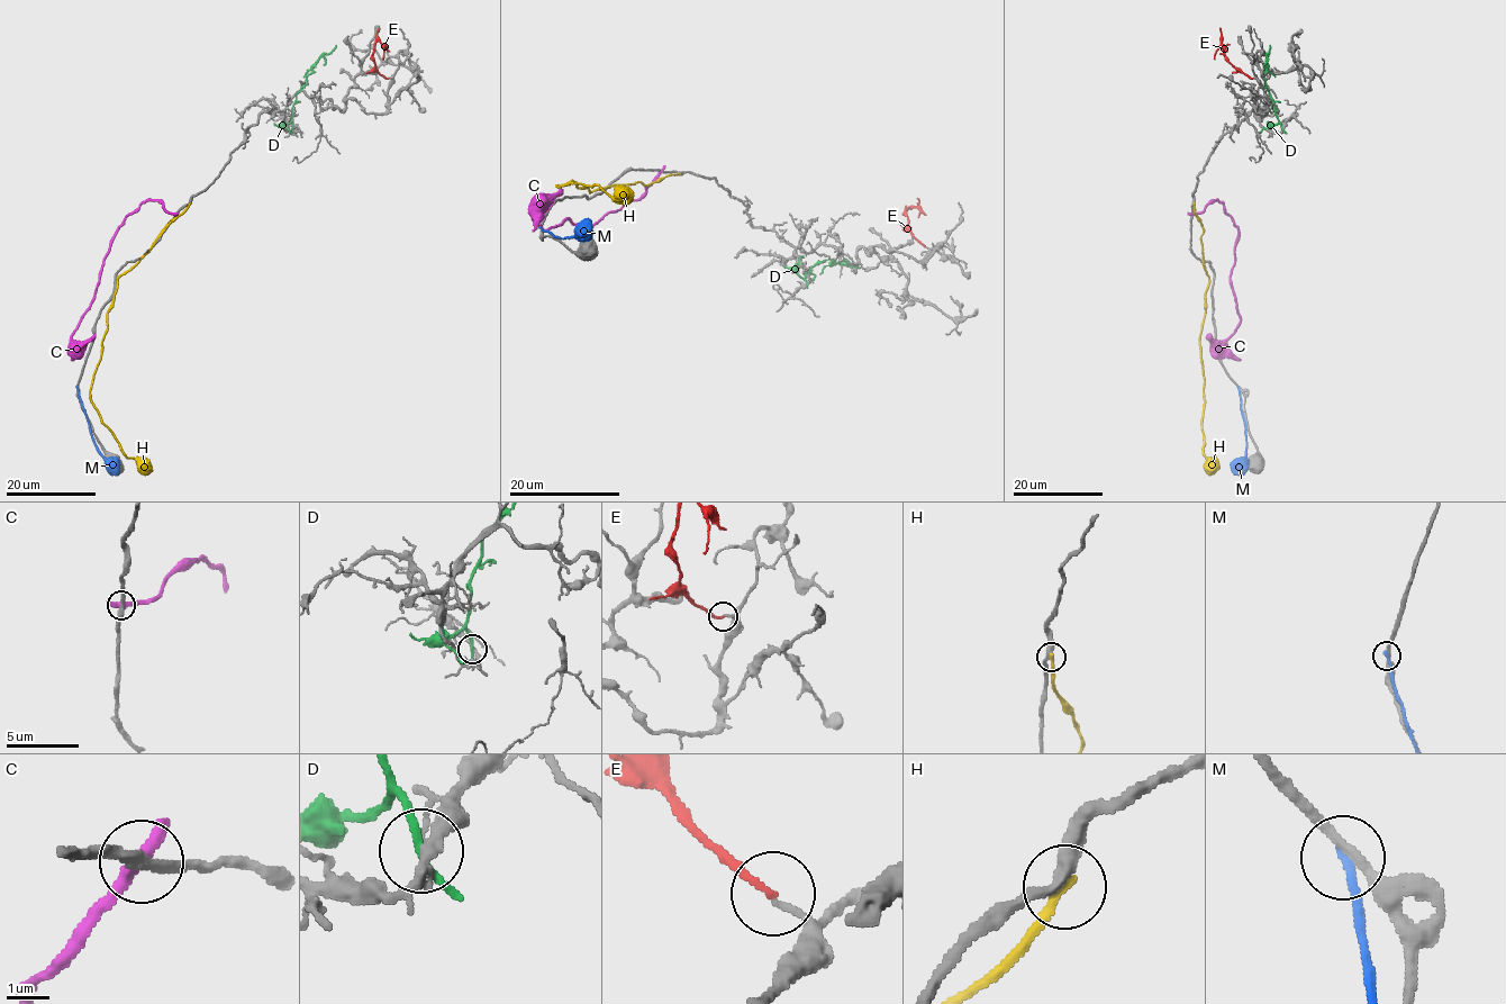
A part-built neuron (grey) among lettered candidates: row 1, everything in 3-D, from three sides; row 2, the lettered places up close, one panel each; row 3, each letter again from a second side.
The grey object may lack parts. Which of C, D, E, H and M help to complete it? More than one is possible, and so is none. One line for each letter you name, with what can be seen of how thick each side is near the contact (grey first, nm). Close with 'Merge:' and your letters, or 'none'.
E: calibres 170 and 180 nm
Merge: E

